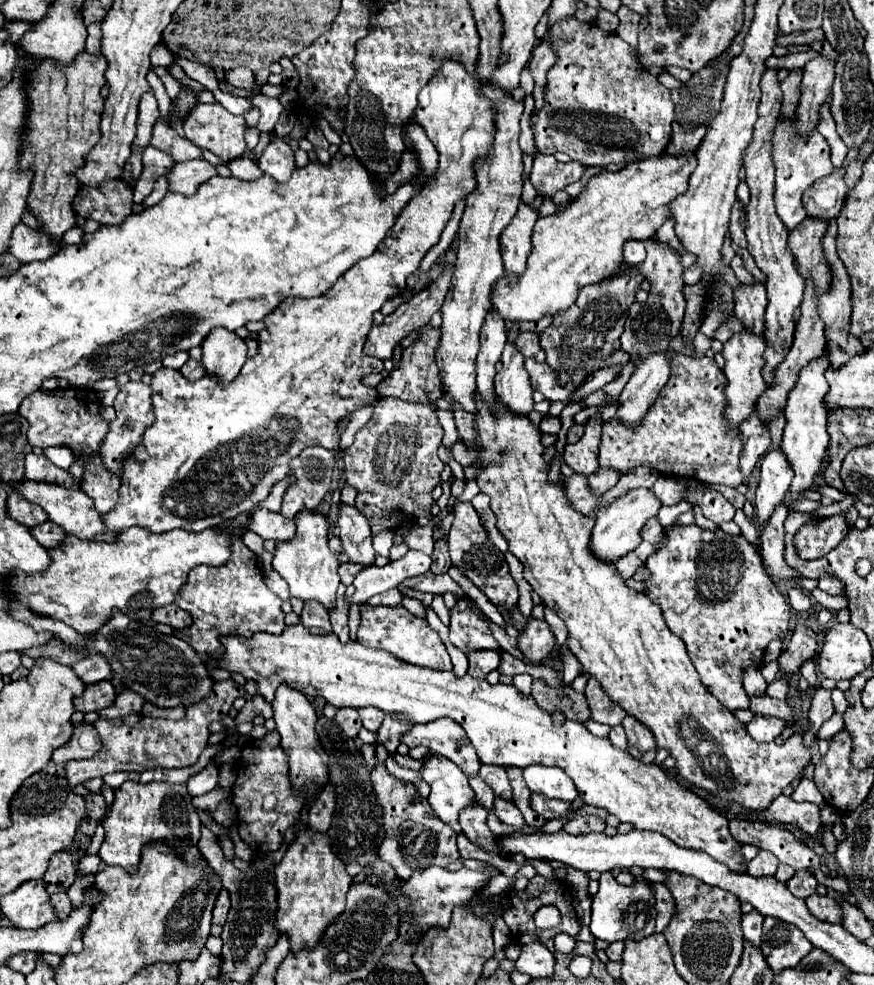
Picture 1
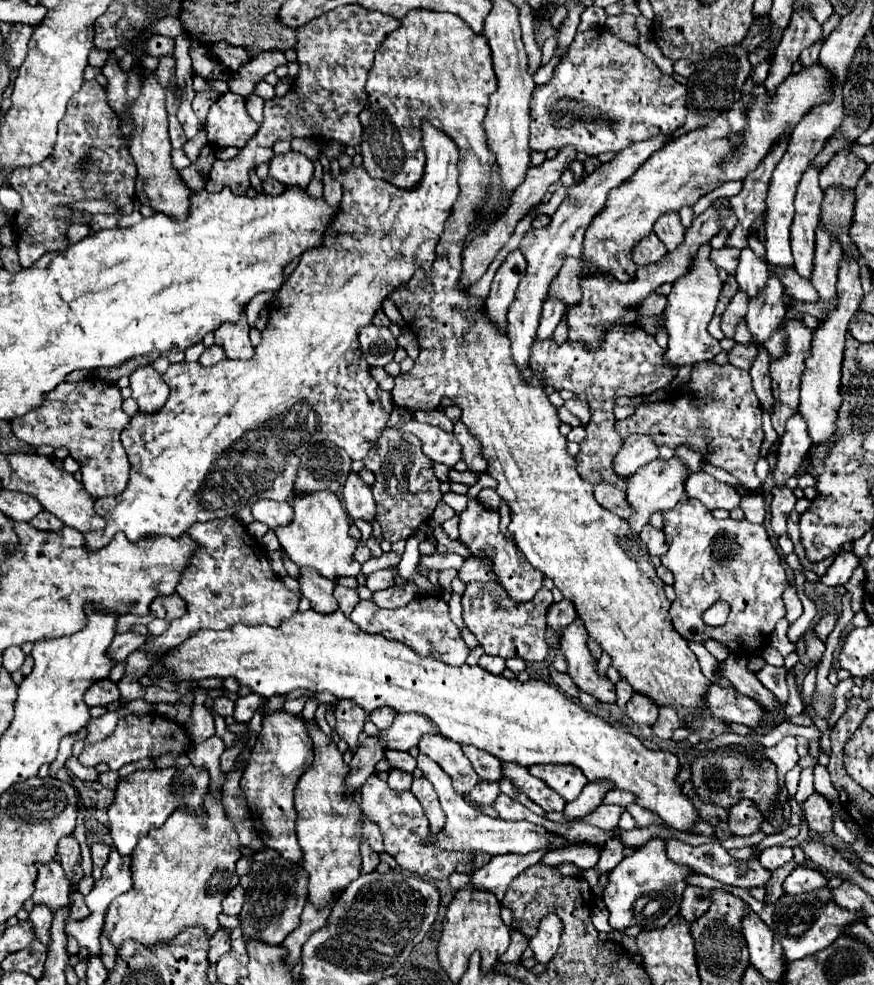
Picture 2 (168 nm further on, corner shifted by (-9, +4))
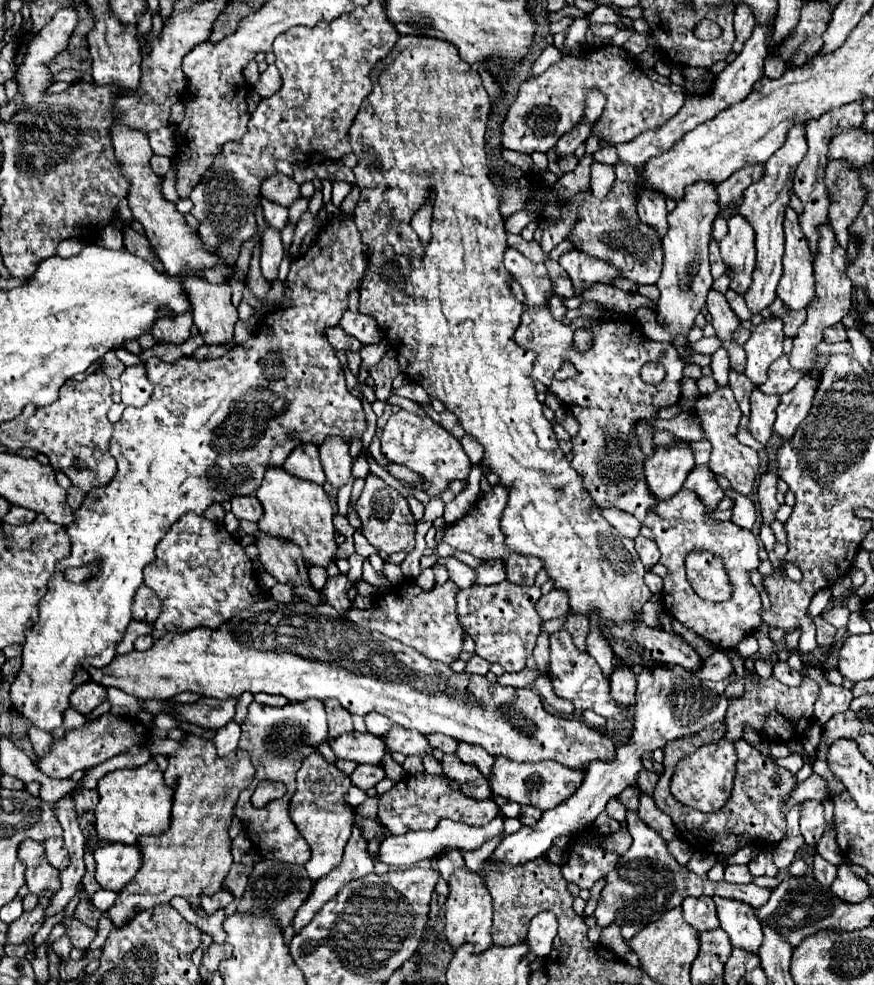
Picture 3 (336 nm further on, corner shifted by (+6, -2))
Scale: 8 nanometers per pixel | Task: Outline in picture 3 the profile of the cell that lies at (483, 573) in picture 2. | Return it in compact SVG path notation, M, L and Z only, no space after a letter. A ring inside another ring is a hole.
M487 560L475 568L477 584L499 584L505 580L505 566L501 560Z

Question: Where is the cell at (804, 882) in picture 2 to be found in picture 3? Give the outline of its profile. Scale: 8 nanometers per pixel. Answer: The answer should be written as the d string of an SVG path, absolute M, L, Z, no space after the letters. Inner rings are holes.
M627 812L627 830L633 838L631 848L619 858L617 868L609 872L605 878L605 888L601 892L599 904L595 908L595 918L597 926L607 928L609 924L639 924L645 926L665 912L677 908L683 898L687 896L723 896L731 900L741 900L749 904L751 908L761 908L771 896L771 888L761 888L757 884L729 884L729 882L711 882L709 878L695 876L691 870L685 866L677 864L675 858L667 852L665 840L651 830L637 812Z

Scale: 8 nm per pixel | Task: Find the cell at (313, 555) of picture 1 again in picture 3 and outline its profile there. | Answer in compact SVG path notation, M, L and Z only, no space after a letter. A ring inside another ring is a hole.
M269 468L255 496L259 498L265 510L261 522L257 524L261 532L271 534L271 536L283 536L285 540L297 544L303 552L303 560L311 566L327 568L331 562L337 560L335 558L337 542L335 542L335 526L333 526L333 506L321 486L289 476L283 468L277 468L277 470Z

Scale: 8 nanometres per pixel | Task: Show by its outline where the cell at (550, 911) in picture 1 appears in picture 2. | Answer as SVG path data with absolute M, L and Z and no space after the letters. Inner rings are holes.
M550 913L542 919L538 926L538 934L530 940L530 948L534 950L536 962L548 964L552 960L552 956L558 950L562 930L564 930L564 924L556 914Z

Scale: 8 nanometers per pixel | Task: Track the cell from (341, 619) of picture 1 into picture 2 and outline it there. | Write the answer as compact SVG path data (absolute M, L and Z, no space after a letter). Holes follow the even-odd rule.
M336 584L336 588L334 588L334 598L338 600L340 610L346 616L352 612L352 608L356 606L356 602L360 602L356 588L346 588L346 586L340 586L340 584Z

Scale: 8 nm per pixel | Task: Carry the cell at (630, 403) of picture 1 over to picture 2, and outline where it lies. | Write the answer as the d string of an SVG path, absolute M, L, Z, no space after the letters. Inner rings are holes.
M702 244L694 256L694 262L688 274L680 276L672 284L672 292L668 294L668 302L664 308L664 324L668 330L668 350L664 360L670 364L692 364L702 360L712 360L718 352L722 352L720 342L708 334L708 324L714 316L714 308L722 290L722 280L718 276L718 266L710 260L710 244Z

